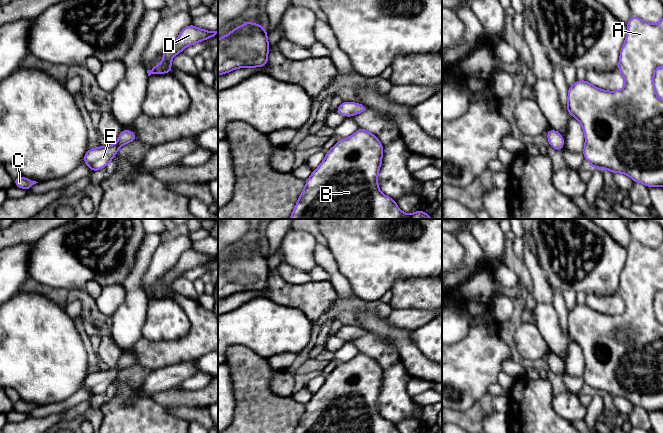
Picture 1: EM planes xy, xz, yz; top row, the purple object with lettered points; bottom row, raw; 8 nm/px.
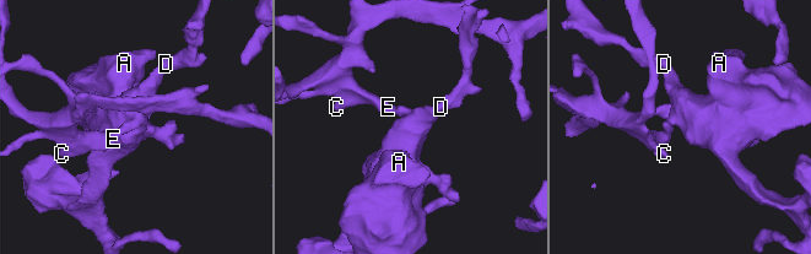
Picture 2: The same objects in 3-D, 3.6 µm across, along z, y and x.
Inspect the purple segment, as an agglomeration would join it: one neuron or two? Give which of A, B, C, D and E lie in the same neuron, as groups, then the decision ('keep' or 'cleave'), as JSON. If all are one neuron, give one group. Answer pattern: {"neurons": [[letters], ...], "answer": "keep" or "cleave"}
{"neurons": [["A", "B", "C", "D", "E"]], "answer": "keep"}

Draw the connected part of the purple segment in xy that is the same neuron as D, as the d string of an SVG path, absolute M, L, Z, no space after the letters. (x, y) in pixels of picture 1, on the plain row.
M192 248L188 249L180 256L176 265L170 268L162 277L163 285L155 289L151 294L147 294L148 300L151 298L171 297L171 284L176 278L183 276L183 273L187 270L214 261L217 257L218 255L207 255Z

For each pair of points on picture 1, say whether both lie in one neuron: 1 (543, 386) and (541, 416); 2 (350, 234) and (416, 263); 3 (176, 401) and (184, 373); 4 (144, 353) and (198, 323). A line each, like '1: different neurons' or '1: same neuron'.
1: same neuron
2: same neuron
3: different neurons
4: same neuron

